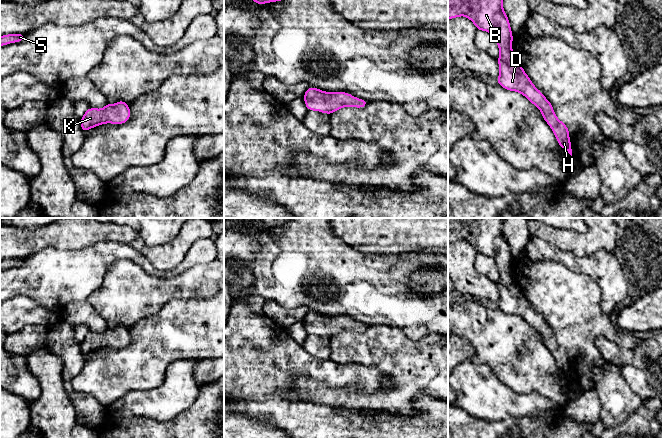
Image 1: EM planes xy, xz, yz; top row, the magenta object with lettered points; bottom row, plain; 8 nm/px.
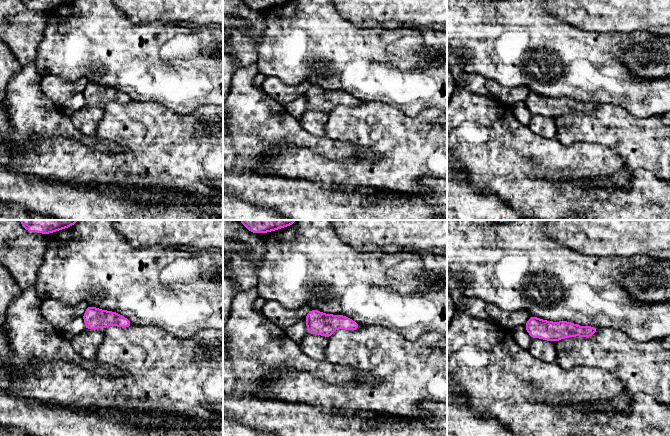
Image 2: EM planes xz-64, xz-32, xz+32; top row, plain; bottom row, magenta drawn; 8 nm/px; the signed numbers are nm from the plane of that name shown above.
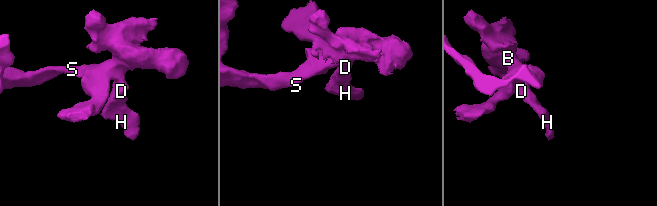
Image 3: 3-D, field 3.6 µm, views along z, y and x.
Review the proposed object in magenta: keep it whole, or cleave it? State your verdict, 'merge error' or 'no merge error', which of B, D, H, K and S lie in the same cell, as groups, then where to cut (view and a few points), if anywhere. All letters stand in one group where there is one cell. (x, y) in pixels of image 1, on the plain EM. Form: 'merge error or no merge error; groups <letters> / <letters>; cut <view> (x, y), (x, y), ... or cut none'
no merge error; groups B D H K S; cut none

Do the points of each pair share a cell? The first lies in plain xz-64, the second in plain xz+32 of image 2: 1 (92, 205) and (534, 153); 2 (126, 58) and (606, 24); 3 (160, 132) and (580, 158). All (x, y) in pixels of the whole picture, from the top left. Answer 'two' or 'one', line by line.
1: one
2: two
3: two

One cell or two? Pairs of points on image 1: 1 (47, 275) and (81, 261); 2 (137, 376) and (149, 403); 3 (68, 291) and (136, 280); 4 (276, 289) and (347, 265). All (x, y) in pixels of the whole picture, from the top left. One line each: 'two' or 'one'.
1: one
2: two
3: two
4: one

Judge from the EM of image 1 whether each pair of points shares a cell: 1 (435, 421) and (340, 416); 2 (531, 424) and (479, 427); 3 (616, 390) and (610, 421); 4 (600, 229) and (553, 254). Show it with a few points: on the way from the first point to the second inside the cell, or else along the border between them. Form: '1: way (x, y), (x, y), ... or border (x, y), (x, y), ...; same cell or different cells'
1: way (411, 426), (364, 426); same cell
2: way (518, 426), (492, 427); same cell
3: way (616, 398), (616, 408), (613, 413); same cell
4: border (540, 239), (544, 239), (563, 250), (584, 256); different cells

